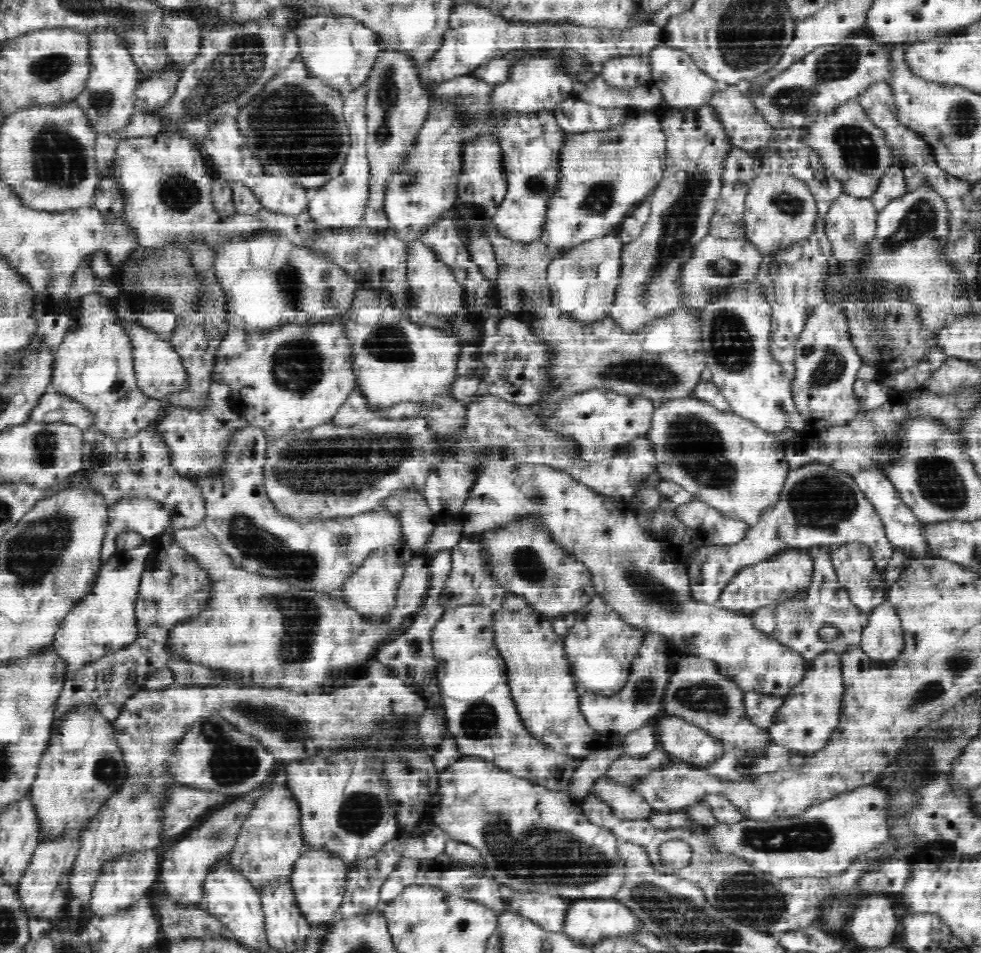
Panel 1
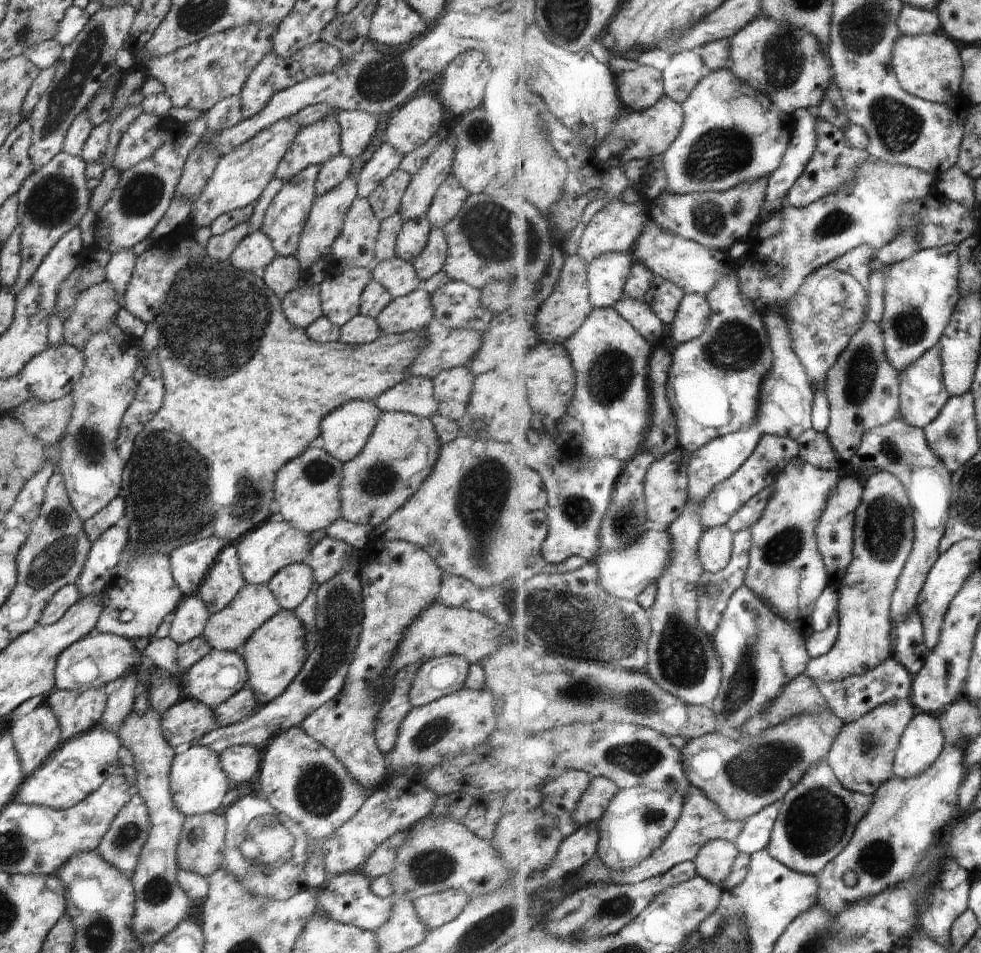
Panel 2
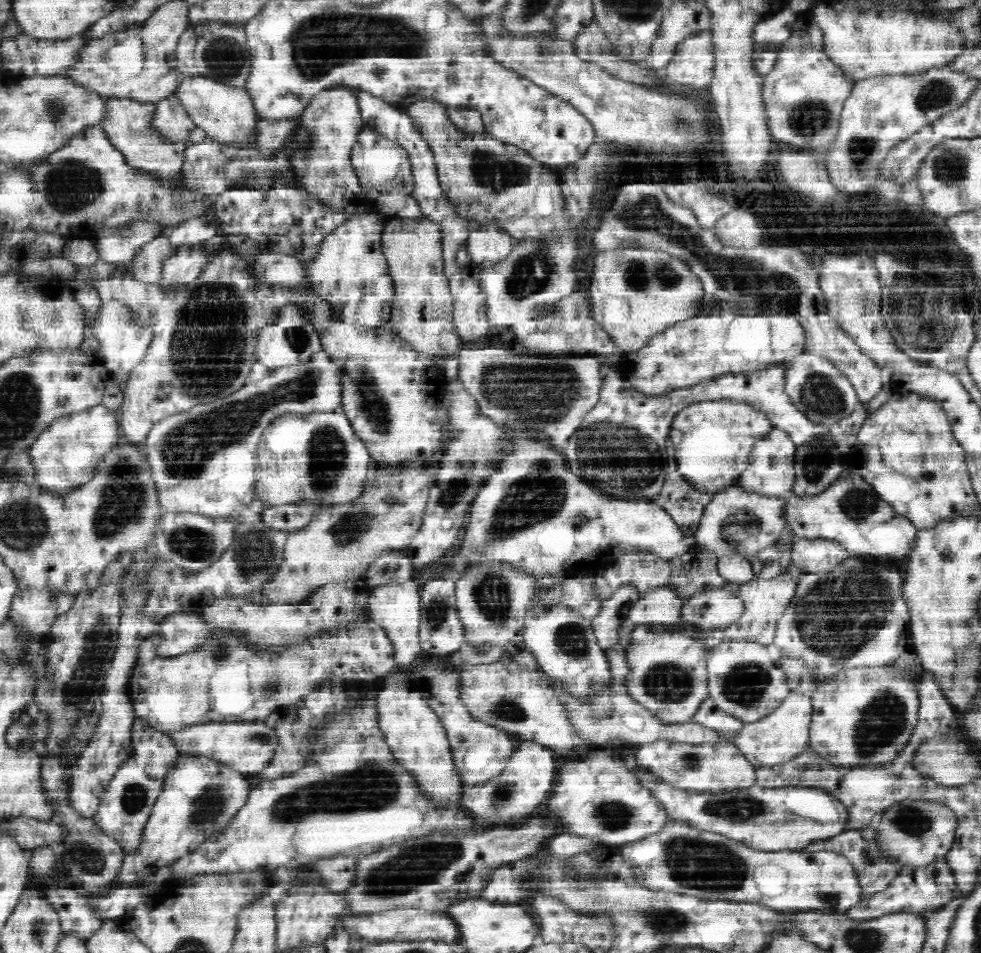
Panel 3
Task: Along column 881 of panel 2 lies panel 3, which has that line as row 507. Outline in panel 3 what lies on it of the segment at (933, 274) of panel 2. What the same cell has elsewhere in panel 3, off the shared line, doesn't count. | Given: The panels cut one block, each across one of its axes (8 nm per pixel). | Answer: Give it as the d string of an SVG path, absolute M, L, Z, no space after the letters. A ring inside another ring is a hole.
M339 409L332 412L308 412L308 414L282 414L270 422L261 437L255 452L258 470L255 490L262 502L263 510L277 505L301 501L320 501L321 508L357 500L362 484L369 472L368 464L373 463L366 442L360 440L352 428L350 419Z

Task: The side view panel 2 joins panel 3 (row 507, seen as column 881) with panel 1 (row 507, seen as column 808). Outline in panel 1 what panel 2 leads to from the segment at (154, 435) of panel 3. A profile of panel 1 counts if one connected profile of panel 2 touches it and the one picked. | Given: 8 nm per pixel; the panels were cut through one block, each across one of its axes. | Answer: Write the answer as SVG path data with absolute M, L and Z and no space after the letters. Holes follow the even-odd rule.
M246 424L242 431L237 432L226 454L224 468L228 470L224 470L220 478L194 478L194 481L199 484L198 487L202 488L207 502L207 512L203 522L215 536L223 552L231 559L233 566L240 567L246 572L285 579L300 589L340 593L346 579L364 562L369 552L382 545L402 543L402 528L398 520L384 510L305 521L280 512L275 502L267 495L261 474L265 450L269 444L269 438L262 428Z

